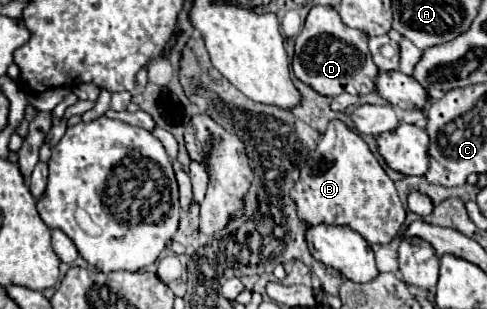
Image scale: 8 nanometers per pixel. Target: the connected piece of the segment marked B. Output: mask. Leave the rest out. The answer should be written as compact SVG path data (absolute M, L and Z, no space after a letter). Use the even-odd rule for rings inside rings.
M332 119L324 131L316 153L300 169L300 179L290 193L298 205L298 217L314 227L320 223L342 225L358 231L370 245L386 245L398 233L406 219L404 205L396 193L394 181L386 175L368 143L340 119Z

